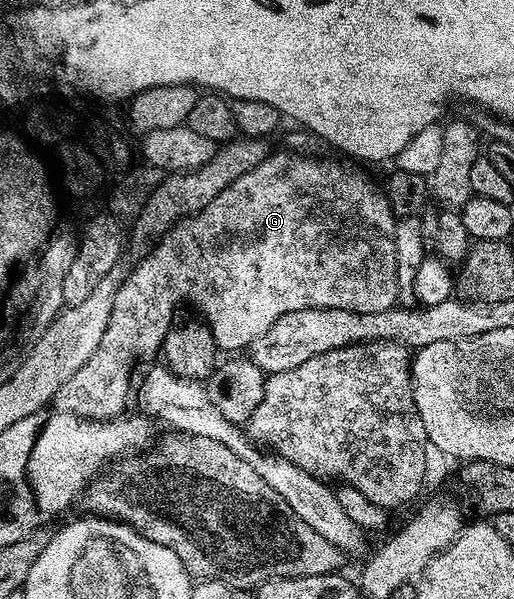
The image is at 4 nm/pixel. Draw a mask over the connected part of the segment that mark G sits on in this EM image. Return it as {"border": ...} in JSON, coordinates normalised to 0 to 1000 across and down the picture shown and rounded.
{"border":[[[599,254],[551,255],[523,255],[521,262],[508,267],[492,284],[463,294],[463,301],[455,301],[455,307],[447,307],[438,317],[424,321],[424,327],[416,327],[416,334],[409,334],[409,341],[401,341],[401,347],[393,347],[383,357],[372,357],[366,364],[350,366],[340,377],[333,377],[286,419],[290,424],[235,471],[230,471],[222,484],[222,508],[214,514],[210,546],[198,554],[198,568],[191,574],[183,594],[175,594],[175,601],[167,601],[167,608],[160,608],[160,614],[152,614],[152,621],[144,621],[136,636],[121,641],[121,648],[113,648],[105,666],[111,686],[150,691],[156,698],[183,705],[232,699],[243,689],[239,684],[249,678],[249,649],[257,644],[257,616],[263,614],[265,603],[270,598],[296,598],[302,591],[305,596],[313,589],[327,553],[339,543],[335,529],[340,528],[342,516],[356,504],[366,511],[375,511],[391,524],[383,526],[409,548],[422,579],[430,586],[451,584],[444,588],[467,588],[488,578],[494,568],[502,568],[502,561],[510,561],[510,554],[518,554],[518,548],[525,548],[525,541],[533,541],[537,534],[556,528],[556,521],[580,521],[595,514],[665,514],[681,521],[726,524],[728,521],[751,521],[772,509],[778,497],[774,434],[770,432],[770,372],[774,366],[763,356],[753,322],[741,312],[739,317],[732,312],[728,299],[714,297],[704,285],[691,284],[685,277],[675,277],[675,274],[685,275],[675,269],[669,272],[652,270],[646,264],[605,264],[605,255]]]}

